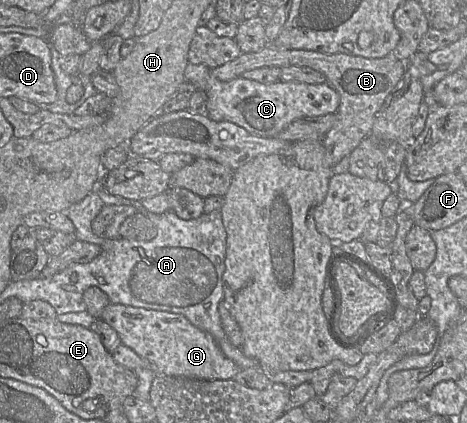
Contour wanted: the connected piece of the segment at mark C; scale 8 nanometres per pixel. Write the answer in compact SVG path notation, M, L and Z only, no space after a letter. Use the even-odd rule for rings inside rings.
M188 63L185 68L185 80L195 90L202 90L207 95L207 116L216 121L232 122L254 136L264 138L276 138L277 134L285 129L293 121L305 118L316 117L326 114L335 114L340 104L339 93L327 82L321 84L307 84L303 82L278 81L270 84L263 84L255 80L237 77L229 81L220 81L211 76L211 69L204 64Z

